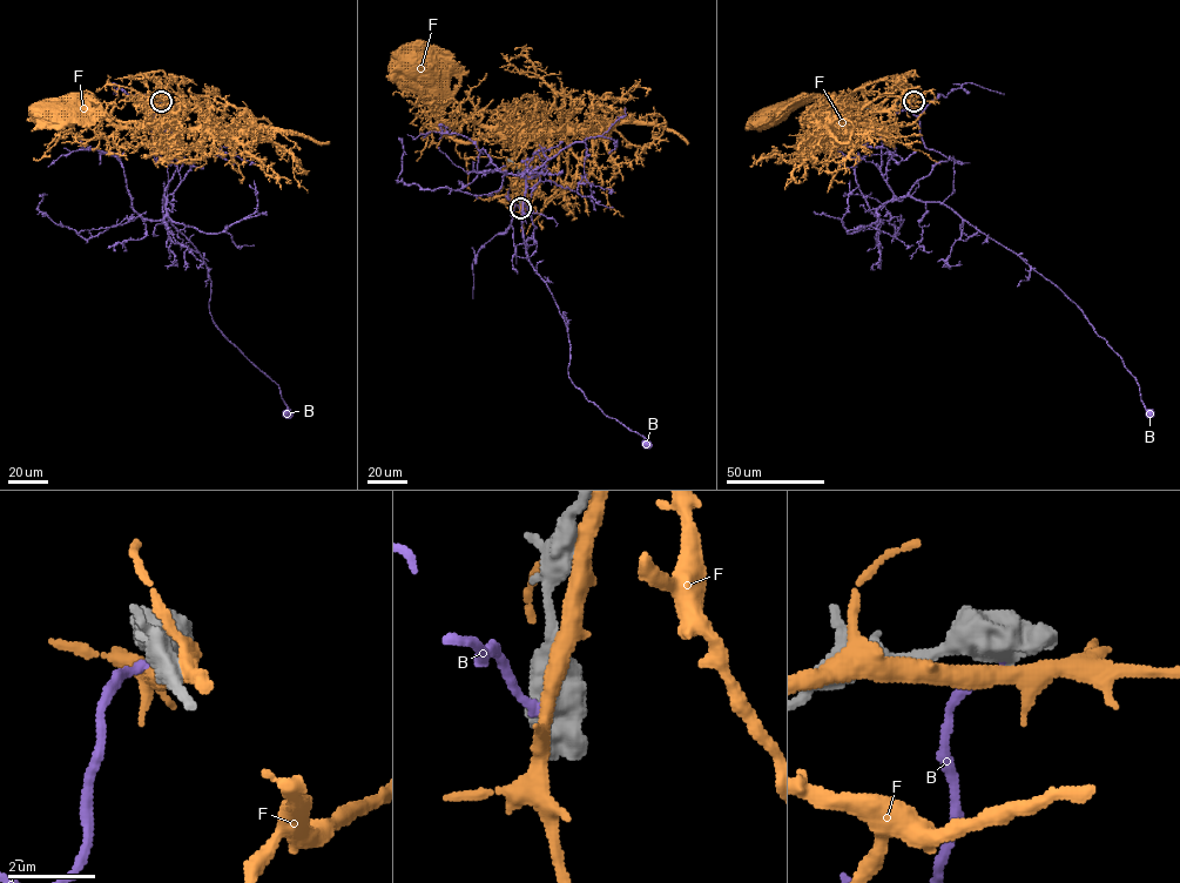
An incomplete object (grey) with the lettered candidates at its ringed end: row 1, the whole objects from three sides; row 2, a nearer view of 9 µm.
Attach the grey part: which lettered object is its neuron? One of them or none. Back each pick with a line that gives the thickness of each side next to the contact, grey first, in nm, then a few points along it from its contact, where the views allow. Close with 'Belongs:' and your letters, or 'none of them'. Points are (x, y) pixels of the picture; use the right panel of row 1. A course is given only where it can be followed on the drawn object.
B: 650 nm thick on the grey side, 180 nm on the other; it runs (914, 101), (924, 145), (963, 163), (936, 163), (909, 194), (949, 207), (1051, 282), (1121, 358), (1148, 413)
Belongs: B

